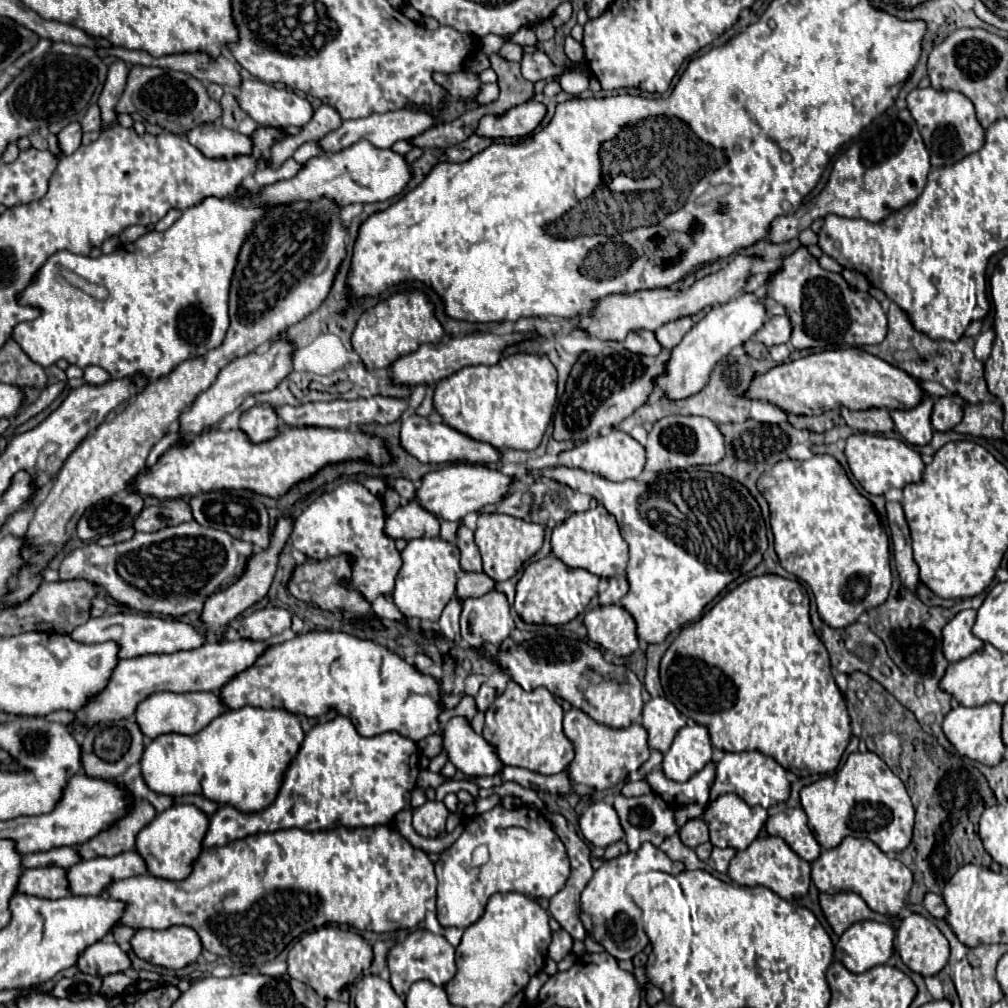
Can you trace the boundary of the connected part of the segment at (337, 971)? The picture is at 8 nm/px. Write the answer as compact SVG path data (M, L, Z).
M324 925L304 933L288 952L288 974L316 990L324 1000L338 1000L342 990L372 964L372 948L360 934L337 925Z

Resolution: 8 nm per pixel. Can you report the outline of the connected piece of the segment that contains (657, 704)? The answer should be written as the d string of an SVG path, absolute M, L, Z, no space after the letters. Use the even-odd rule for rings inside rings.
M652 698L644 704L642 726L648 732L650 748L666 754L676 732L686 726L686 716L680 714L676 706L666 698Z

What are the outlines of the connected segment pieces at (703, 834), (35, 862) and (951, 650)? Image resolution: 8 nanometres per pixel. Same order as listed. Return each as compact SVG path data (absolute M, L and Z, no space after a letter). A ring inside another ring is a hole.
M700 818L688 820L688 824L684 824L684 826L680 828L678 836L680 836L680 840L682 840L684 846L696 848L698 844L708 842L708 826L706 826Z
M64 846L64 848L52 848L48 852L34 852L22 856L22 868L38 868L38 866L60 866L70 868L80 862L80 856L76 848Z
M962 610L942 630L942 648L948 662L958 662L978 652L984 642L972 634L976 610Z

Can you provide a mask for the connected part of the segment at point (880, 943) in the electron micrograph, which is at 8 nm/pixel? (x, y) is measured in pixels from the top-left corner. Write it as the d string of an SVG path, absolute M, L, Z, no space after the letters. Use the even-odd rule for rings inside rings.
M856 922L838 940L834 958L850 972L860 974L884 964L892 956L894 928L882 922Z

